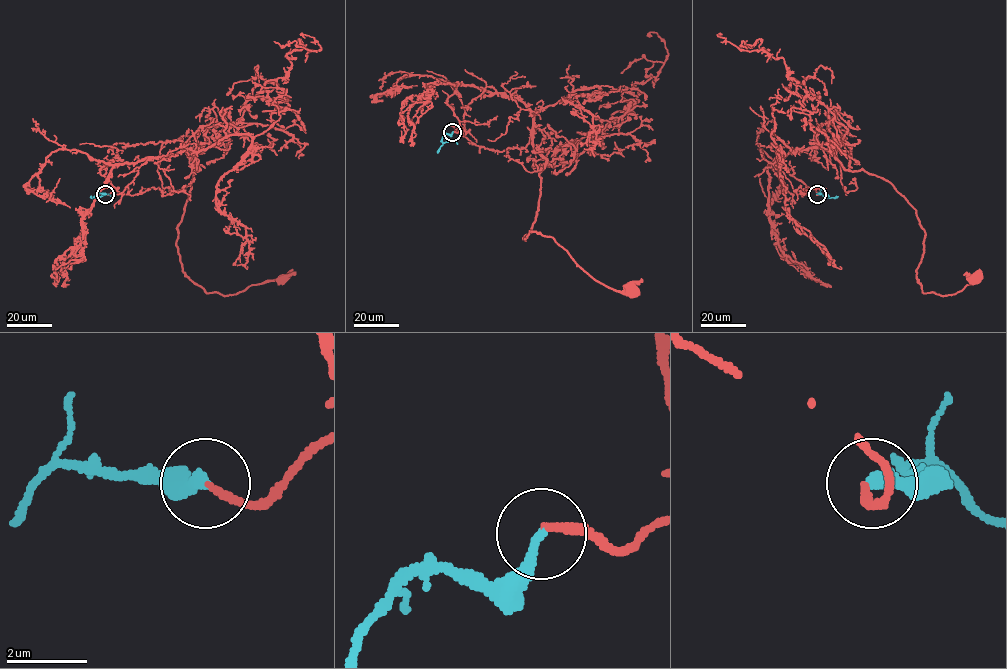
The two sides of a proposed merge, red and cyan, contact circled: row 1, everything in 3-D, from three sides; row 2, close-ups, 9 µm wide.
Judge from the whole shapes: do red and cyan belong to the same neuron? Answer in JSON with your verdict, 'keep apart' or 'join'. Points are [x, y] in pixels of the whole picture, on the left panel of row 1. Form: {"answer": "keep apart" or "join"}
{"answer": "join"}

